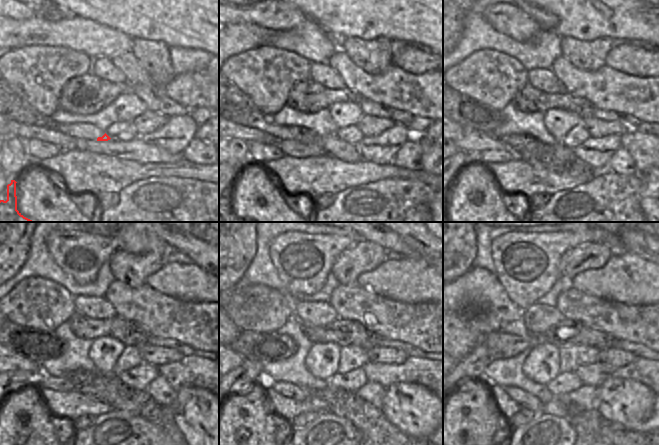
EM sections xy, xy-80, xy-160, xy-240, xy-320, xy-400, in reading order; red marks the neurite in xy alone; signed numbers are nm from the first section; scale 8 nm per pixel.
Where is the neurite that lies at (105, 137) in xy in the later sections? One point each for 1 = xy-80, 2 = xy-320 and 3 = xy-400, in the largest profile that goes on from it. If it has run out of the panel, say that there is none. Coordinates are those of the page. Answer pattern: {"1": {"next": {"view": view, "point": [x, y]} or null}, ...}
{"1": {"next": {"view": "xy-80", "point": [332, 145]}}, "2": {"next": {"view": "xy-320", "point": [370, 422]}}, "3": {"next": {"view": "xy-400", "point": [589, 425]}}}

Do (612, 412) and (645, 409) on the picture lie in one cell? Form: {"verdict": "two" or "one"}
{"verdict": "one"}

